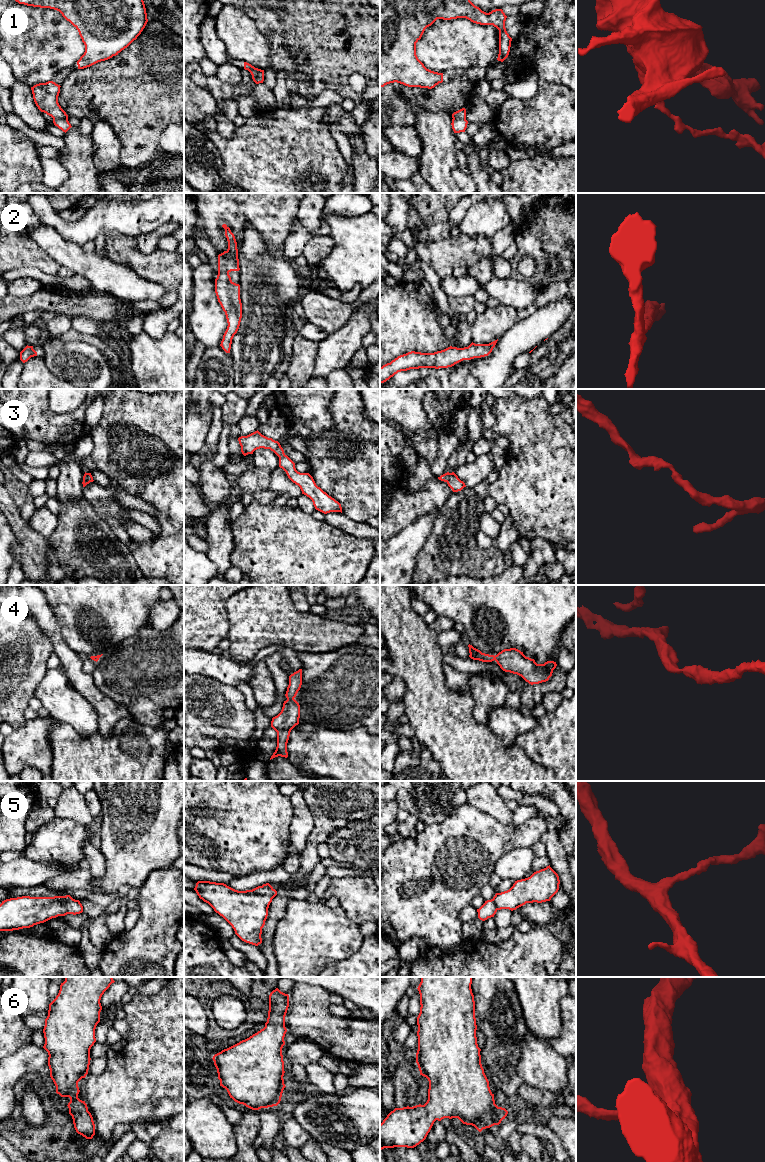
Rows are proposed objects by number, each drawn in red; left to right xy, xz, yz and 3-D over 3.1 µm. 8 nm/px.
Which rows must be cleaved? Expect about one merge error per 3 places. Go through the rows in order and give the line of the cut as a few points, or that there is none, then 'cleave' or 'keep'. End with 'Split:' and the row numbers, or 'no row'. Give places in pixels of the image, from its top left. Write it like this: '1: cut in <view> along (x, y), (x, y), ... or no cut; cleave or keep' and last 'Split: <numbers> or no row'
1: cut in xy along (67, 117), (53, 119); cleave
2: no cut; keep
3: no cut; keep
4: no cut; keep
5: no cut; keep
6: no cut; keep
Split: 1

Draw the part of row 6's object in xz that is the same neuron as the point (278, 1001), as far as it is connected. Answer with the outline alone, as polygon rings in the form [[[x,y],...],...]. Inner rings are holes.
[[[278,988],[269,995],[269,1011],[265,1027],[249,1038],[222,1050],[213,1056],[220,1086],[225,1088],[235,1102],[252,1110],[277,1106],[284,1088],[284,1061],[282,1048],[287,1032],[285,1016],[289,1007],[289,995]]]

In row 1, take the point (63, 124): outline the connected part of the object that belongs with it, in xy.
[[[54,118],[53,123],[55,126],[57,126],[65,133],[72,127],[68,121],[68,118],[63,118],[63,119]]]

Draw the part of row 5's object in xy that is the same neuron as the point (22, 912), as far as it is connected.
[[[70,895],[10,898],[0,904],[0,931],[30,928],[58,916],[82,912],[80,901]]]

